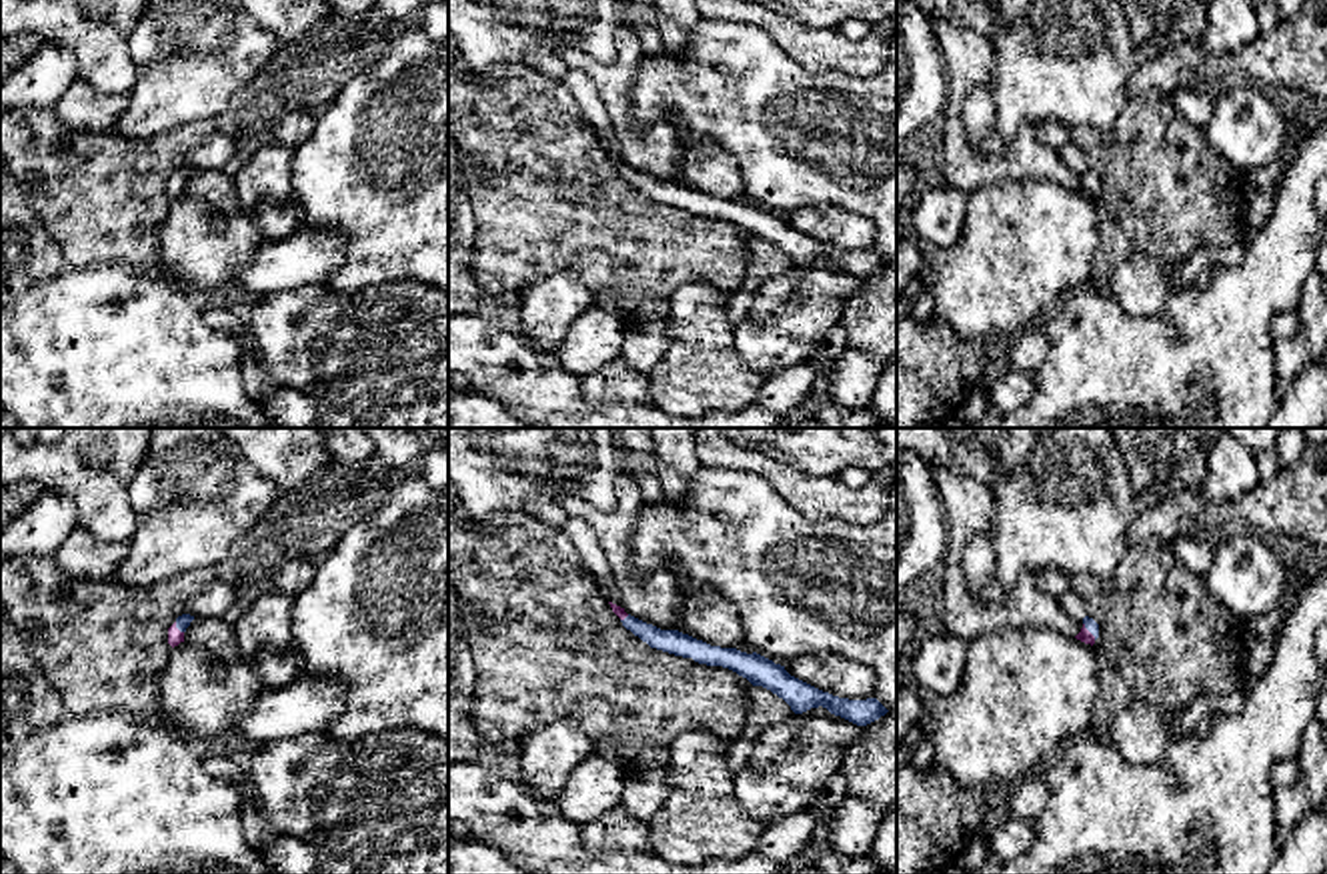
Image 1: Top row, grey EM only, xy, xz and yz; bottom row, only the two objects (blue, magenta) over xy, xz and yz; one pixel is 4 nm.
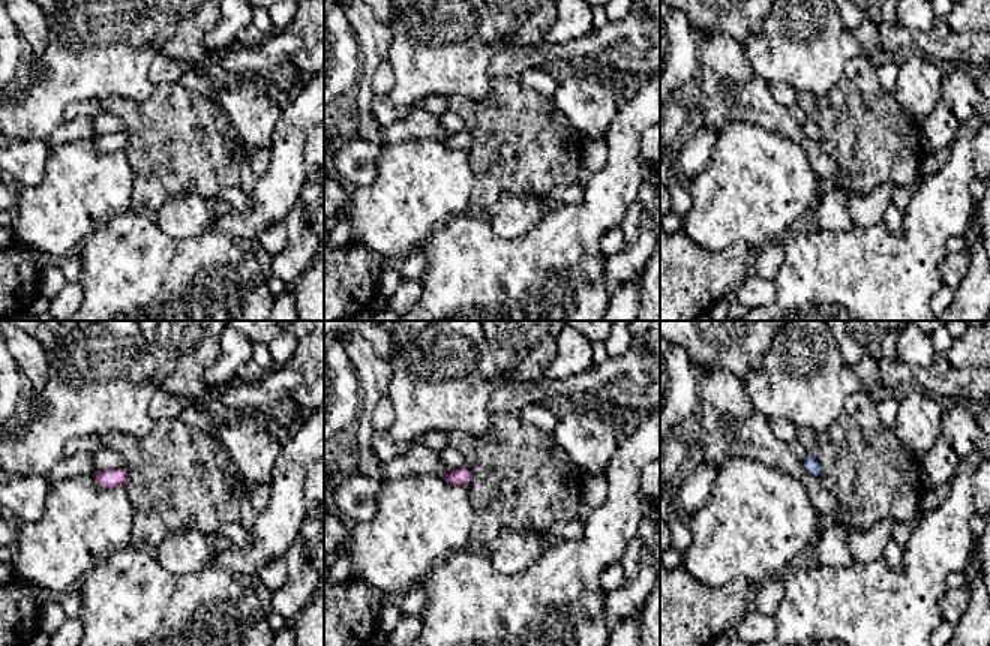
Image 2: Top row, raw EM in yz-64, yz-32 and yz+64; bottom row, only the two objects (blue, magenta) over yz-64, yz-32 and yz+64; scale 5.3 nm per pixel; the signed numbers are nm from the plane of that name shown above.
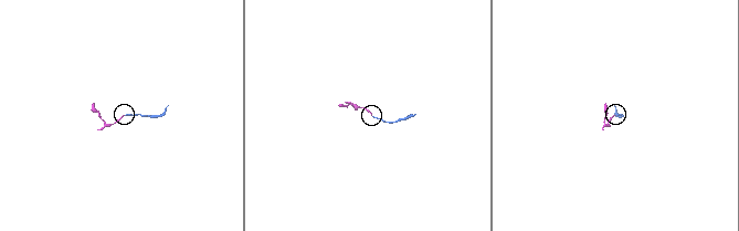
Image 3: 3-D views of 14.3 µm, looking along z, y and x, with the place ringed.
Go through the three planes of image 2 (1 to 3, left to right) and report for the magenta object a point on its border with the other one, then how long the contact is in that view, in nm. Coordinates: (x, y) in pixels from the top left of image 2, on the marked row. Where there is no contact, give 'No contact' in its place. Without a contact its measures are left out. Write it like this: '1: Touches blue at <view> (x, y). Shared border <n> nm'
1: No contact
2: No contact
3: No contact

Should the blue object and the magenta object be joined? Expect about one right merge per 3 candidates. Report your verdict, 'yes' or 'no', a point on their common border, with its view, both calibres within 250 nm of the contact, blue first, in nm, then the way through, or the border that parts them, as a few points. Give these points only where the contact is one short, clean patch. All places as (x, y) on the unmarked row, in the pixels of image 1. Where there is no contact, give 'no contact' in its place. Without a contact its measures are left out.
yes; contact yz (1087, 180); calibres 50 and 50 nm; way yz (1089, 174), (1087, 180), (1085, 188)

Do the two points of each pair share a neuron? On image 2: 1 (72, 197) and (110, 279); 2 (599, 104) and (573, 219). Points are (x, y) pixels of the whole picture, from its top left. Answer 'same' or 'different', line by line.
1: different
2: different

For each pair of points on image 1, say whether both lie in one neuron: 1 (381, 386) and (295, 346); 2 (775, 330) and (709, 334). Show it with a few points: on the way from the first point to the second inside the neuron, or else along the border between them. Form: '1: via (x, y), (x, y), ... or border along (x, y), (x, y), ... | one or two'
1: via (359, 364), (341, 348), (317, 346) | one
2: border along (733, 326), (737, 354), (759, 372) | two

